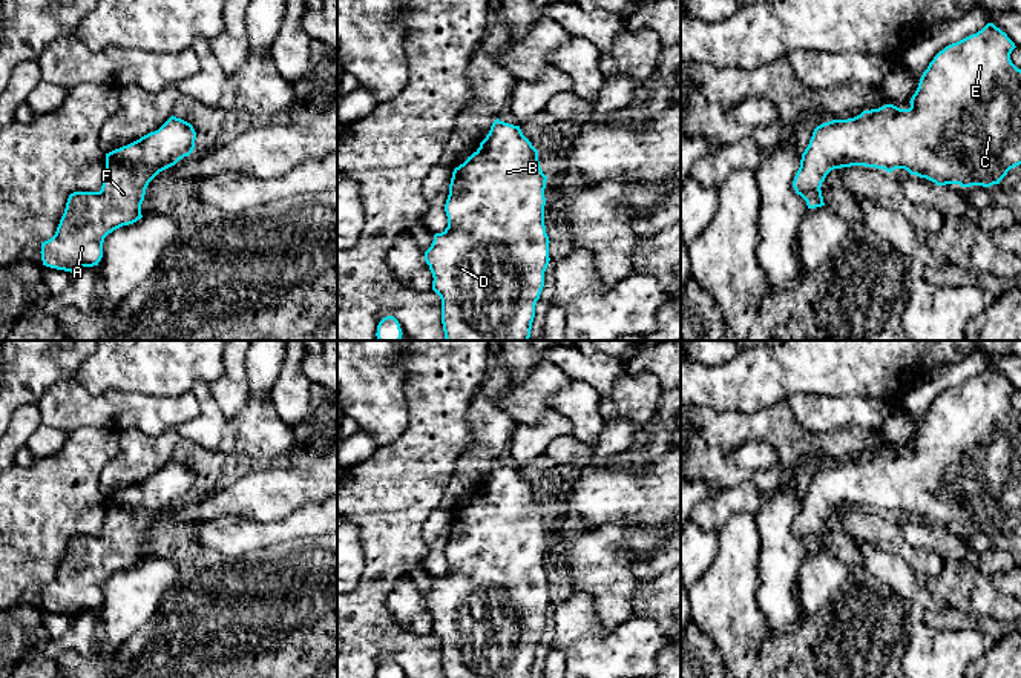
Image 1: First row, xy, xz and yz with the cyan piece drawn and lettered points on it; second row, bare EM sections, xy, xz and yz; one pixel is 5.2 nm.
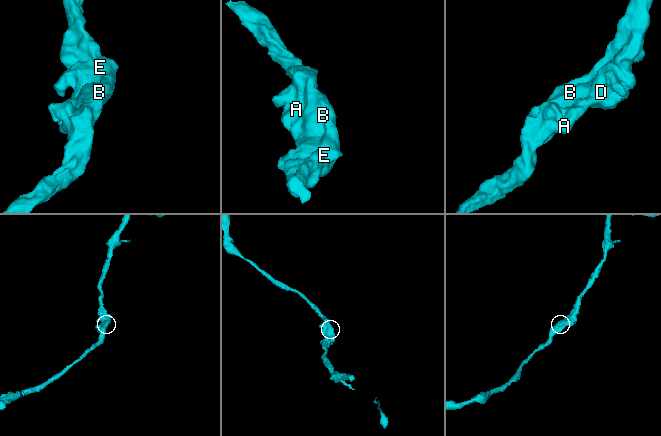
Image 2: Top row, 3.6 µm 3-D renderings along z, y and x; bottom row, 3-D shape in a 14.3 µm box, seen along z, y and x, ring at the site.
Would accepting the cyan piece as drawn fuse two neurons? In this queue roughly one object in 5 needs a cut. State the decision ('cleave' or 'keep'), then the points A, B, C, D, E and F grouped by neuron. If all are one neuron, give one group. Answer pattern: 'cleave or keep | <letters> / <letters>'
keep | A B C D E F

